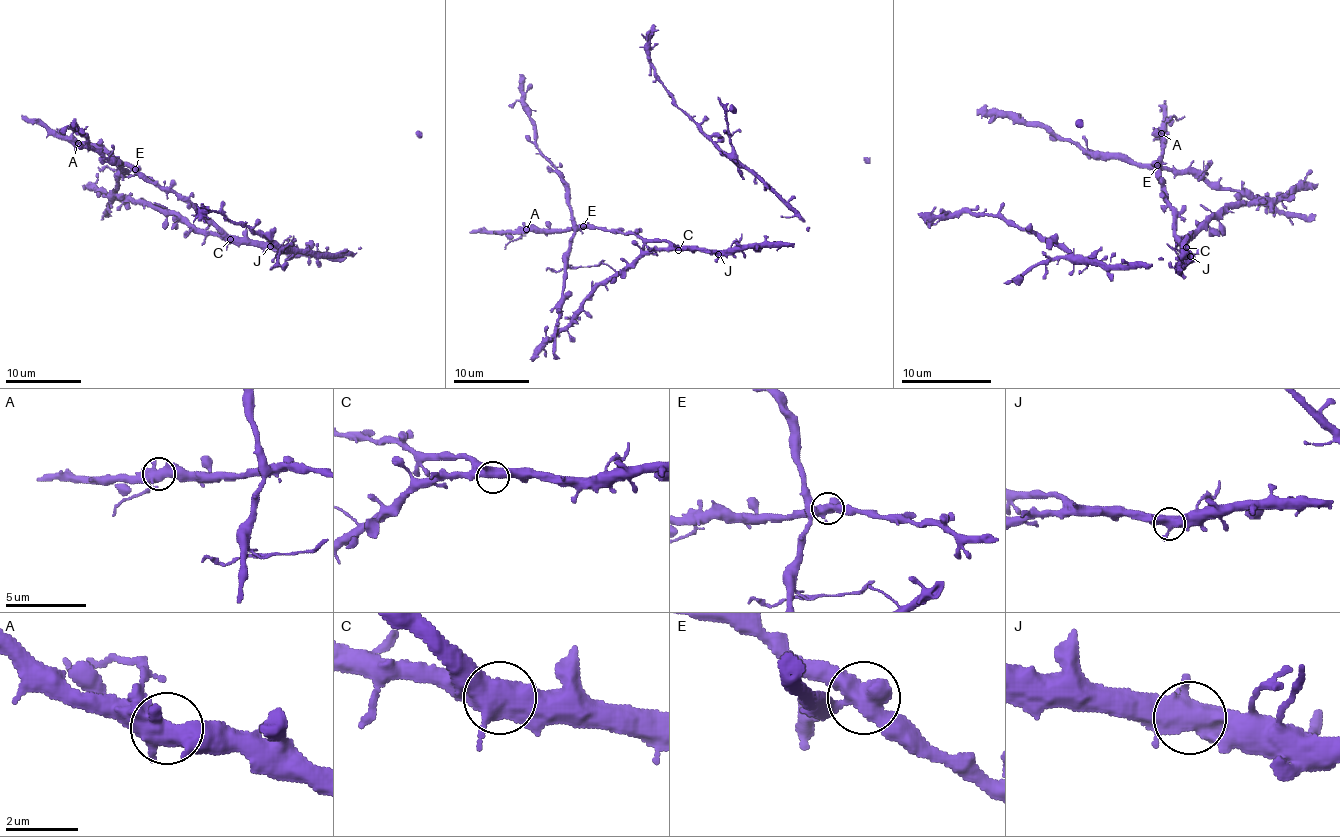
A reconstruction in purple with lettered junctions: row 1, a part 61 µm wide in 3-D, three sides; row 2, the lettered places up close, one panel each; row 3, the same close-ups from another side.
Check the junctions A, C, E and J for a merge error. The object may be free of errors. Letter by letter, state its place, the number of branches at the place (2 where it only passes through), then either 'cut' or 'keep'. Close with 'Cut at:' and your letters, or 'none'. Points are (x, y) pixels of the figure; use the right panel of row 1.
A: place (1161, 133); branches 3; keep
C: place (1186, 247); branches 3; keep
E: place (1157, 165); branches 3; cut
J: place (1190, 256); branches 3; keep
Cut at: E

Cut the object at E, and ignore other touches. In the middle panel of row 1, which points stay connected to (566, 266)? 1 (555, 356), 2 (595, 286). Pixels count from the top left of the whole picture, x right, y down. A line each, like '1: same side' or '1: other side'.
1: same side
2: other side

